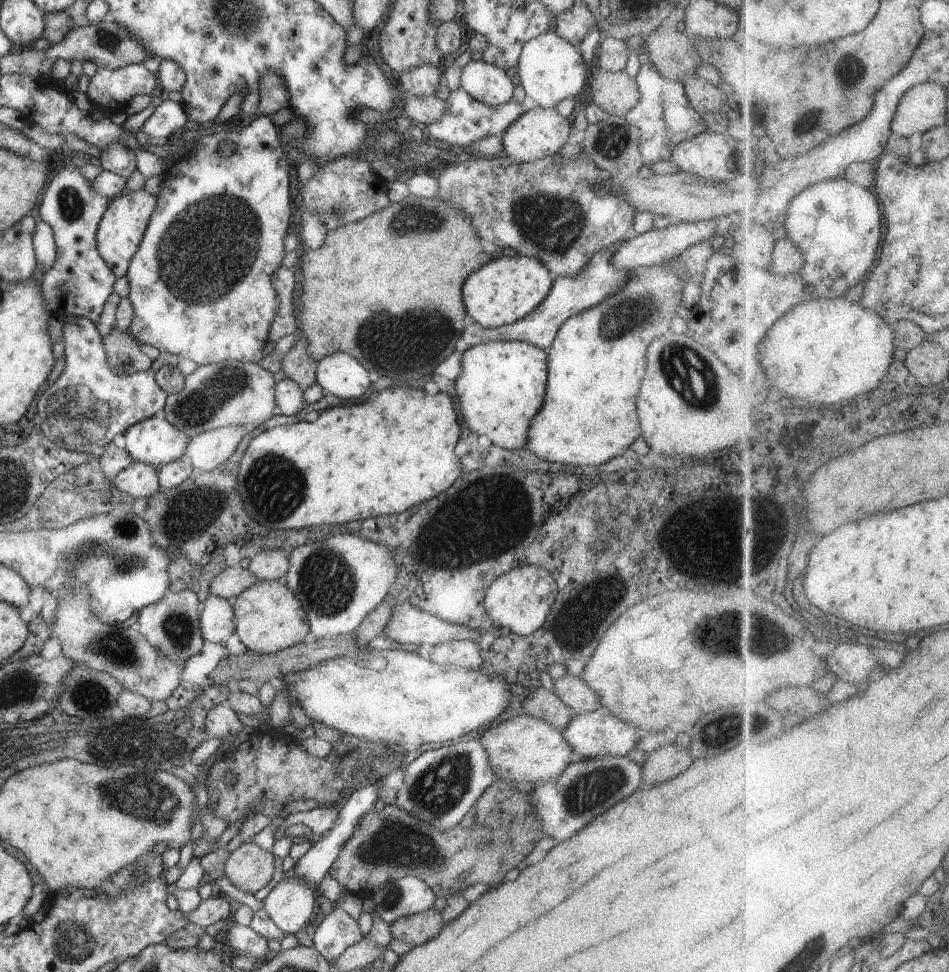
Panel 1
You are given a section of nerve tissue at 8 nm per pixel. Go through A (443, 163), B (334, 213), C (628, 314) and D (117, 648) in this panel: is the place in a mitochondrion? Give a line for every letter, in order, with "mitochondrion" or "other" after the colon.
A: other
B: mitochondrion
C: mitochondrion
D: mitochondrion

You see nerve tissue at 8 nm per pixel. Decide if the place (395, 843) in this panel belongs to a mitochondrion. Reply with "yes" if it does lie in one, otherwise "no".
yes

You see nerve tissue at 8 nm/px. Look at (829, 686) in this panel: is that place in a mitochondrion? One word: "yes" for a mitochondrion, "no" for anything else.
no

